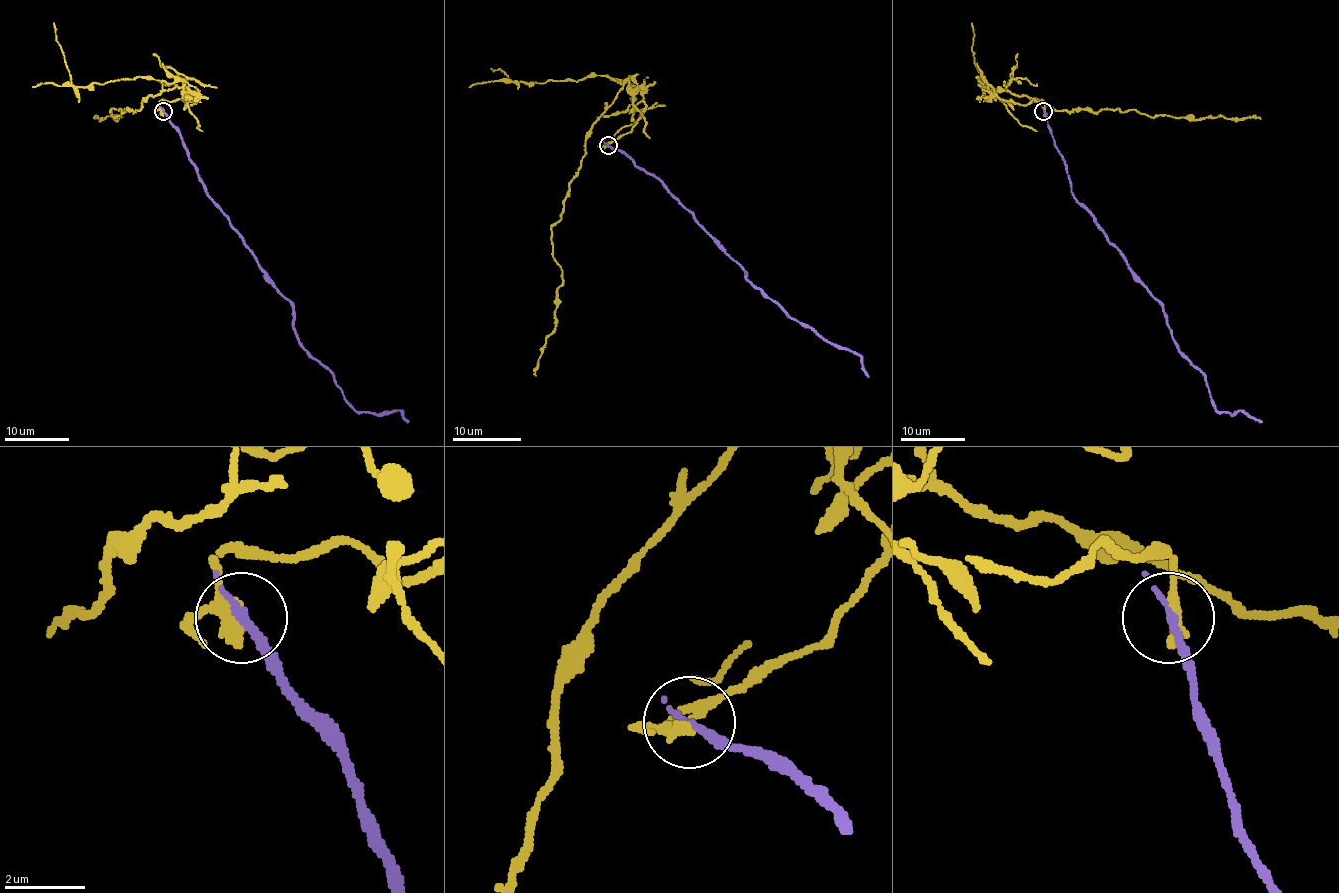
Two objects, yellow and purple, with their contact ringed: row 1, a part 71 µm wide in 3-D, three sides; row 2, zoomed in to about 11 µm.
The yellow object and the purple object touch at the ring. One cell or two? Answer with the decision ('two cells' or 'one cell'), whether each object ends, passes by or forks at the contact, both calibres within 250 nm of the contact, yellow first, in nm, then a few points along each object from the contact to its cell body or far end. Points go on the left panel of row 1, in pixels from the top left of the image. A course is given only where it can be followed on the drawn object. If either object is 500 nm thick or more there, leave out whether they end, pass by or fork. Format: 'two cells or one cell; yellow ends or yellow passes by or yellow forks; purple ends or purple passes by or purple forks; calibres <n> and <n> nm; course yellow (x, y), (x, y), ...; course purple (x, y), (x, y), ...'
two cells; yellow passes by; purple passes by; calibres 280 and 170 nm; course yellow (163, 110), (162, 101), (199, 101), (181, 88), (163, 90), (138, 110), (96, 118); course purple (163, 110), (207, 196), (292, 305), (297, 340), (332, 374), (356, 411), (400, 411), (409, 420)

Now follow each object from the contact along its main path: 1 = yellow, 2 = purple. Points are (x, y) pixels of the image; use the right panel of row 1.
1: (1044, 110), (1042, 101), (1007, 101), (983, 88), (1036, 98), (1057, 110), (1111, 109), (1151, 117), (1261, 118)
2: (1044, 110), (1073, 196), (1161, 305), (1172, 340), (1203, 374), (1211, 403), (1217, 411), (1241, 411), (1262, 420)

